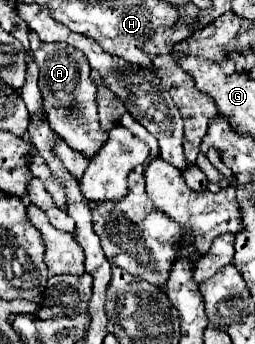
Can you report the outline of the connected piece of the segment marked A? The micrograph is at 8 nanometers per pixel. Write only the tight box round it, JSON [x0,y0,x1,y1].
[29,32,109,160]

